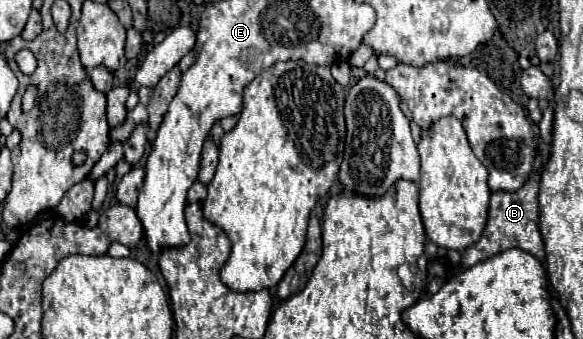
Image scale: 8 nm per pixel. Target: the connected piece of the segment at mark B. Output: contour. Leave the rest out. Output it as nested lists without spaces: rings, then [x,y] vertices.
[[[537,153],[533,165],[530,179],[526,181],[526,185],[514,193],[506,193],[506,191],[494,191],[490,195],[490,209],[488,209],[488,223],[486,229],[482,233],[482,237],[466,247],[462,251],[462,259],[460,259],[460,269],[468,269],[472,265],[476,265],[478,261],[484,261],[486,257],[494,257],[506,249],[522,249],[530,255],[534,255],[536,259],[544,259],[544,239],[540,235],[538,229],[538,219],[540,219],[540,205],[538,205],[539,183],[535,179],[535,174],[540,169],[542,161],[540,154]]]

